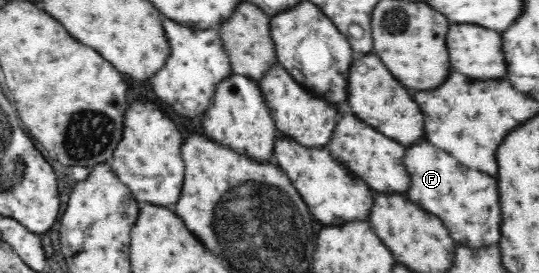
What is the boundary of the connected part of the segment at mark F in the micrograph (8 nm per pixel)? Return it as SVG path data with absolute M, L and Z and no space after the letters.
M427 141L409 147L404 164L411 181L407 197L411 201L417 201L417 205L421 205L425 211L437 215L457 243L463 243L471 249L479 249L499 241L501 219L499 205L495 207L495 203L499 201L495 177L487 177L479 171L467 169L465 165L459 165L455 157L447 155L441 149L435 149Z

